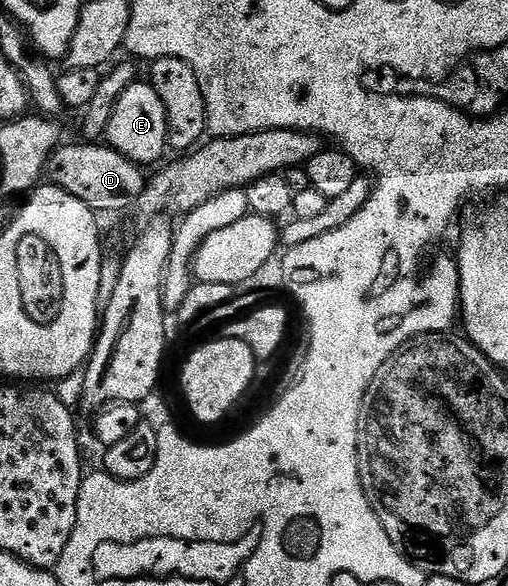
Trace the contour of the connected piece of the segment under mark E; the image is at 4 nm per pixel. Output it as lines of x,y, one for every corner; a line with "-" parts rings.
148,80
132,82
119,96
111,112
111,120
105,129
104,141
112,150
127,156
127,160
136,162
142,168
149,168
152,162
159,161
167,154
169,144
167,112
163,108
163,100
159,100
159,92
155,92
155,88

